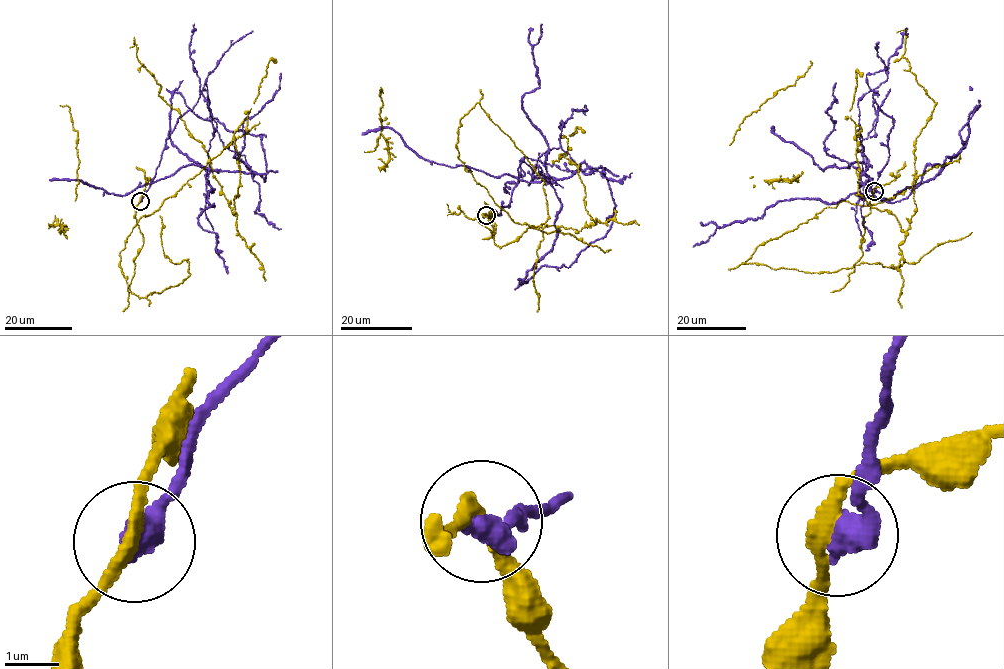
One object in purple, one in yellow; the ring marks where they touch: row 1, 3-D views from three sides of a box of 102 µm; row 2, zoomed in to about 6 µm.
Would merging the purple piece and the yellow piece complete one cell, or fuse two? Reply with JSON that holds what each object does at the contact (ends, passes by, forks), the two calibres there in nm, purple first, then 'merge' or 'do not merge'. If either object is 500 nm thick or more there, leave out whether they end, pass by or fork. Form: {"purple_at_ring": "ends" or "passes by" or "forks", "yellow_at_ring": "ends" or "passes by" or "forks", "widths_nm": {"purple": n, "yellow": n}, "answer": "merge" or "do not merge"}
{"widths_nm": {"purple": 500, "yellow": 240}, "answer": "do not merge"}

